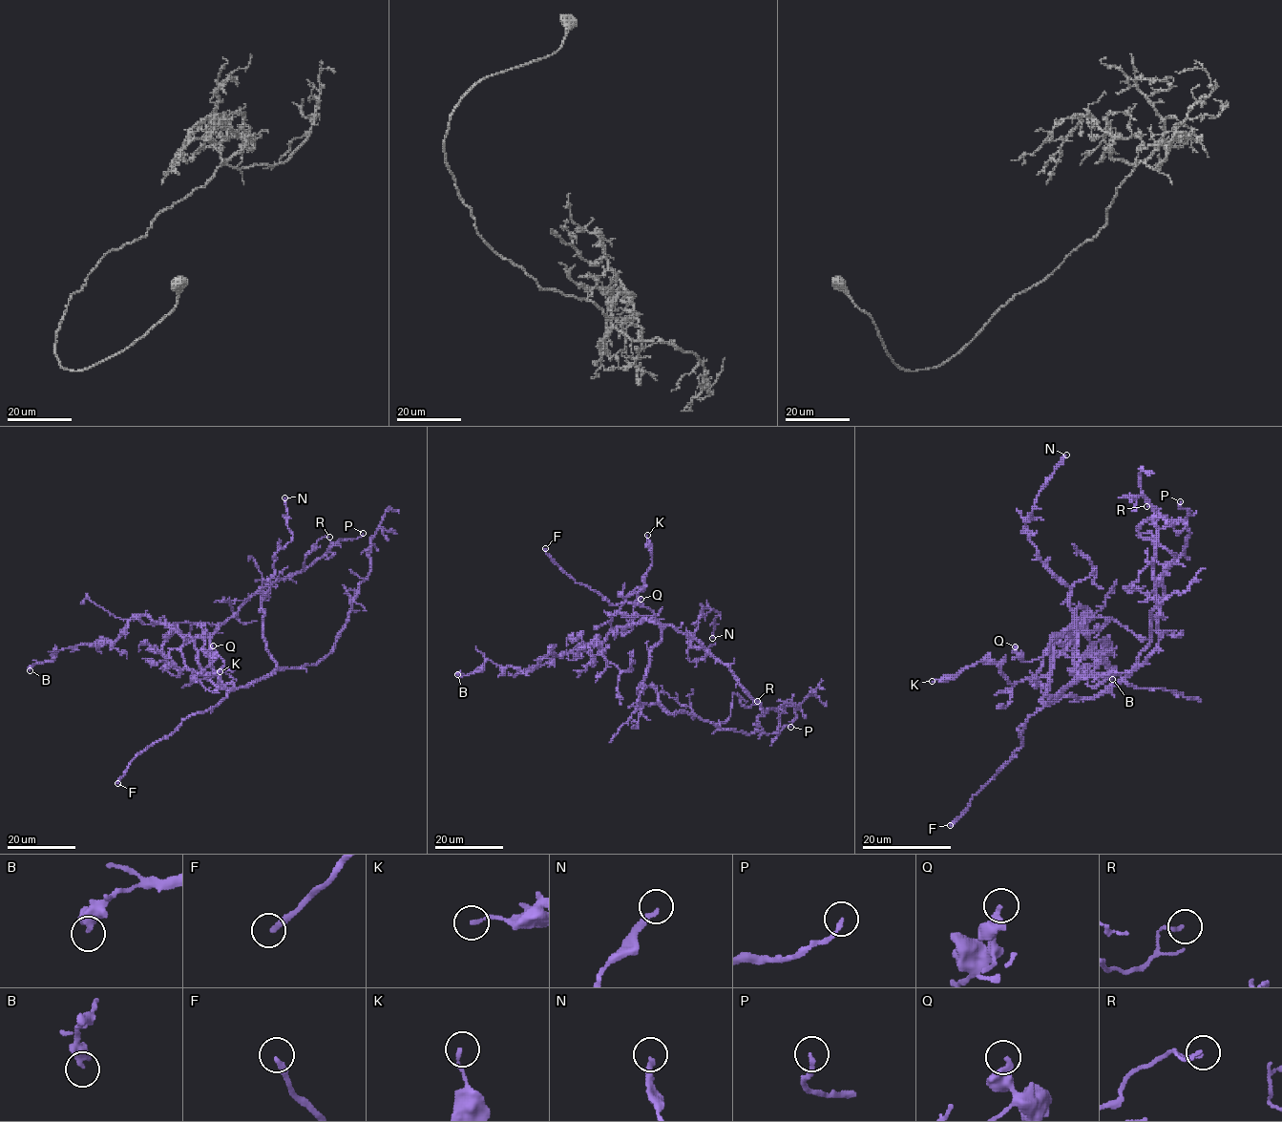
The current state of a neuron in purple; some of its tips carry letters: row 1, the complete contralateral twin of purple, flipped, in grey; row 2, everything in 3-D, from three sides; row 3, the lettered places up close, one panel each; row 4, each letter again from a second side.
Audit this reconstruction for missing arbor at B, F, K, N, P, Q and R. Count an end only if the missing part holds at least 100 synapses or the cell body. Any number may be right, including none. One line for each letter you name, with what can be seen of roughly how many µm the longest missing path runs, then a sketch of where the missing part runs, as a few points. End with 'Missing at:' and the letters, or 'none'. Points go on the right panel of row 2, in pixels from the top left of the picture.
F: missing 110 µm
Missing at: F

